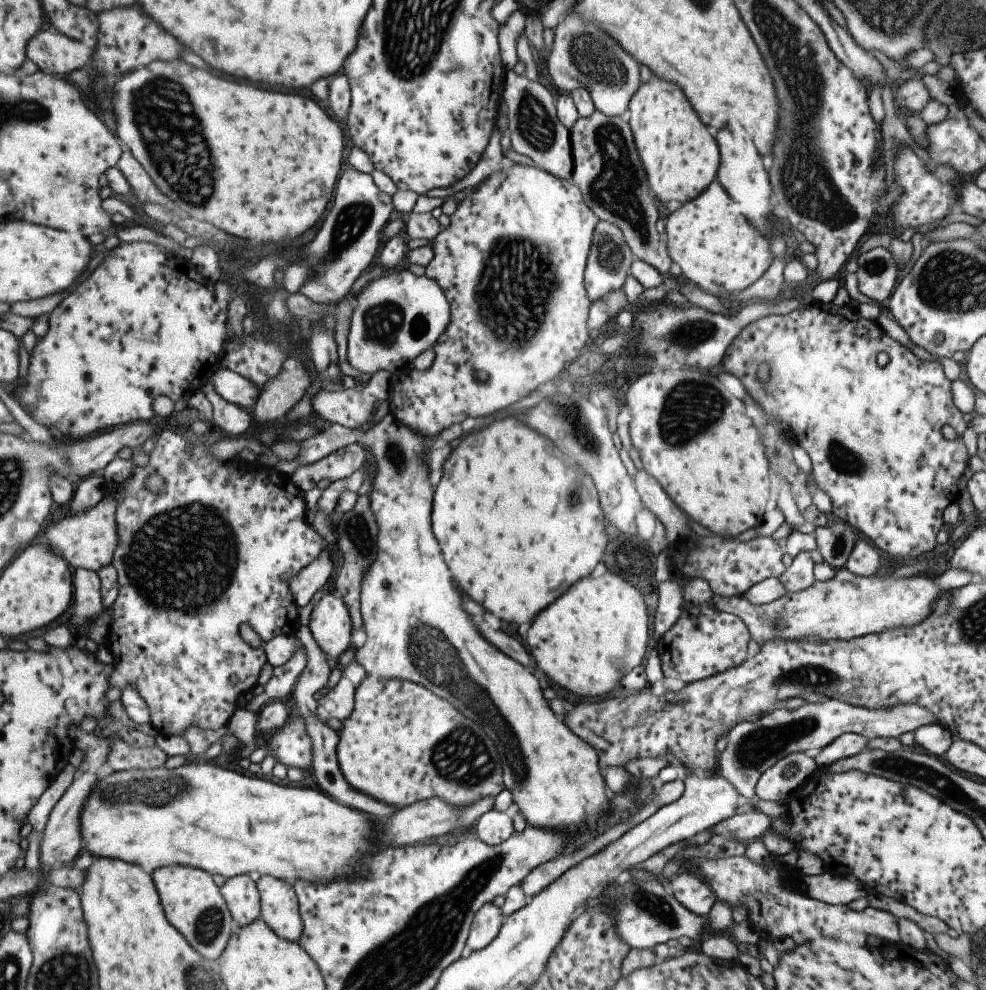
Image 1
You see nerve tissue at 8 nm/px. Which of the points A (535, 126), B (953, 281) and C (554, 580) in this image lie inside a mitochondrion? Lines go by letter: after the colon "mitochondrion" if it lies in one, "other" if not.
A: mitochondrion
B: mitochondrion
C: other

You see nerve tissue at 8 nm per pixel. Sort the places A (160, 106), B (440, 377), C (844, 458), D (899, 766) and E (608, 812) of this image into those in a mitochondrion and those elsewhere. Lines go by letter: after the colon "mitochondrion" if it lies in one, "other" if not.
A: mitochondrion
B: other
C: mitochondrion
D: mitochondrion
E: other

